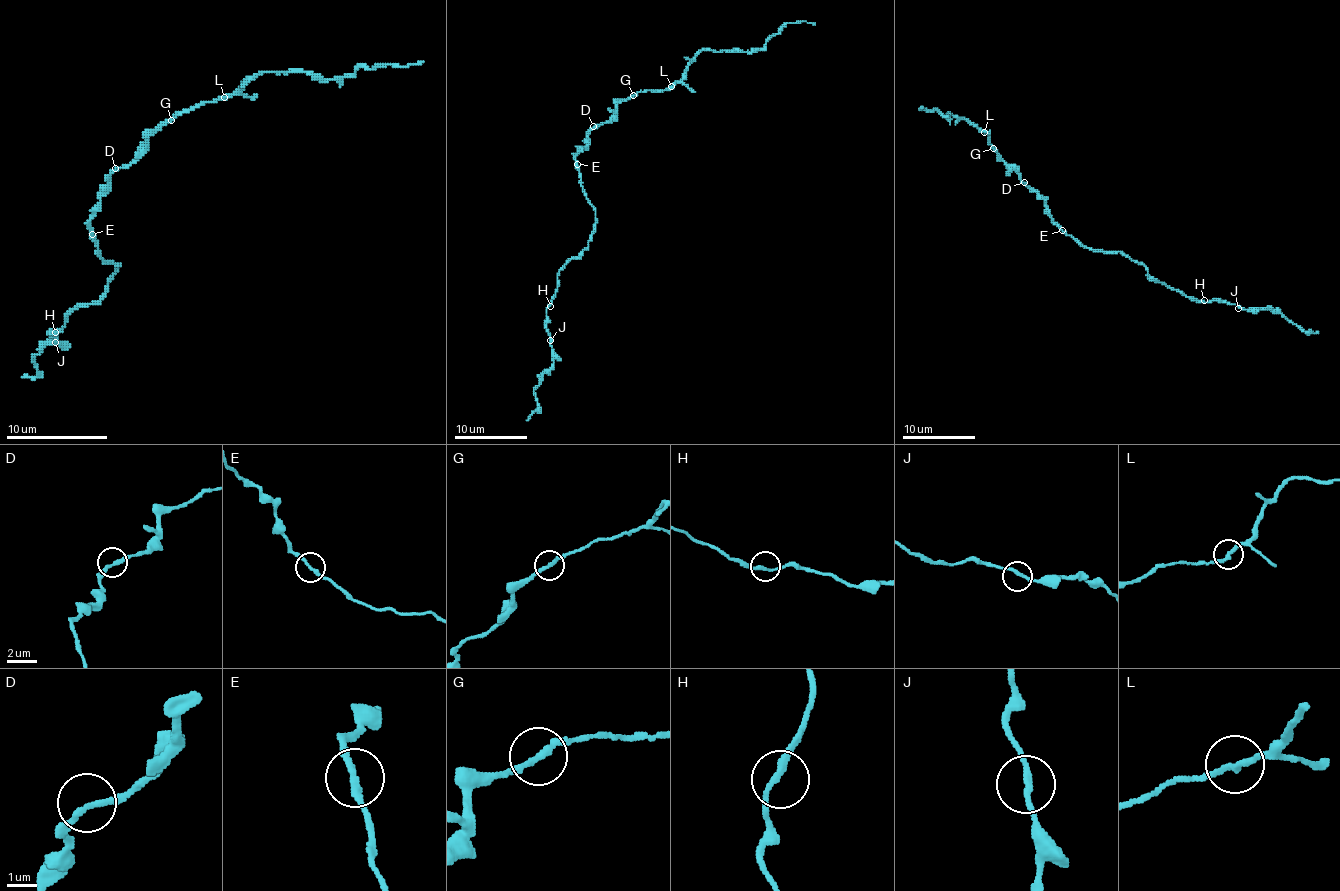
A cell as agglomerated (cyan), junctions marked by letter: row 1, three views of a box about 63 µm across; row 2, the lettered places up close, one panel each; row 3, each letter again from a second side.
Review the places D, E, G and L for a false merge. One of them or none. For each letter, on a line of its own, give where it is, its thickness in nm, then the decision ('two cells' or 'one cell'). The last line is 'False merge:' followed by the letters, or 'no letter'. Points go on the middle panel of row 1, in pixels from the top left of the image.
D: at (593, 126); 220 nm thick; one cell
E: at (577, 164); 220 nm thick; one cell
G: at (633, 95); 220 nm thick; one cell
L: at (671, 86); 220 nm thick; one cell
False merge: no letter

